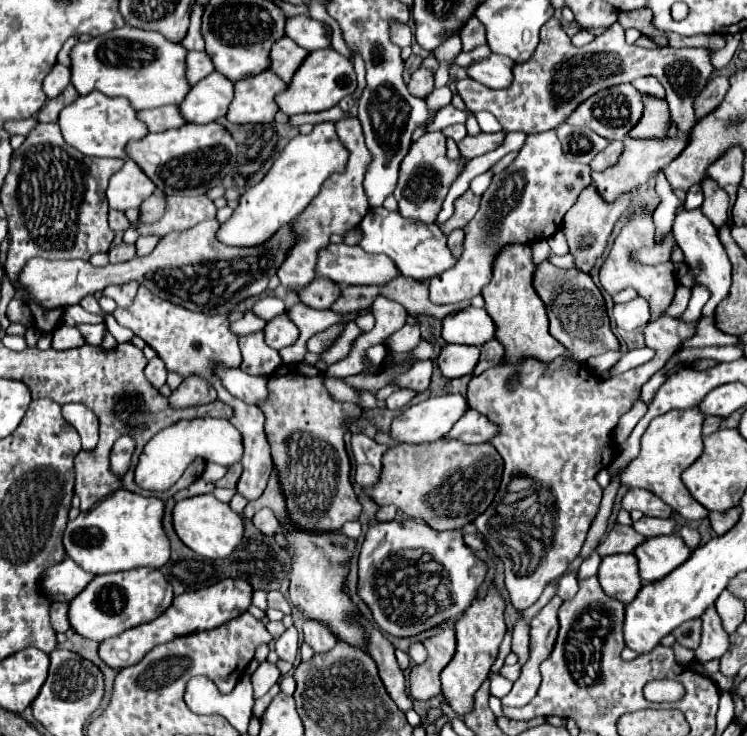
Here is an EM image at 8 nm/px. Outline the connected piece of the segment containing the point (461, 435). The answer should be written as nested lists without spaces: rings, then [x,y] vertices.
[[[469,409],[453,427],[453,431],[447,437],[461,439],[465,443],[489,443],[497,435],[499,427],[489,421],[489,417],[483,417],[479,411]]]

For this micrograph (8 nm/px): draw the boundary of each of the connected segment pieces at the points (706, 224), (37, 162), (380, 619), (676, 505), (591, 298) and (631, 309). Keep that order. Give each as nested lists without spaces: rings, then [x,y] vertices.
[[[701,209],[695,211],[683,211],[675,217],[673,223],[673,237],[677,241],[677,245],[683,249],[685,253],[685,263],[689,267],[689,271],[693,273],[695,285],[707,287],[711,293],[711,299],[705,303],[703,307],[703,315],[713,315],[715,307],[727,297],[729,287],[731,287],[731,263],[727,259],[727,253],[723,249],[723,243],[719,241],[717,235],[717,227],[701,213]]]
[[[37,123],[31,129],[25,143],[13,151],[11,169],[5,177],[1,189],[1,203],[7,213],[9,223],[9,251],[5,271],[15,283],[15,275],[19,267],[31,257],[43,259],[89,259],[95,253],[107,253],[115,233],[107,225],[109,205],[105,199],[105,191],[111,175],[115,175],[123,167],[123,159],[91,159],[79,155],[73,147],[67,147],[57,123]]]
[[[401,519],[375,523],[369,527],[359,555],[359,597],[367,603],[381,631],[395,637],[413,637],[437,623],[457,617],[477,597],[477,589],[485,577],[485,563],[479,561],[463,543],[459,531],[435,531],[423,521]]]
[[[695,407],[691,411],[671,411],[661,417],[655,417],[651,425],[647,427],[643,439],[641,439],[641,453],[637,459],[633,459],[625,471],[621,473],[621,485],[627,489],[647,489],[653,491],[661,501],[673,507],[681,517],[687,521],[699,521],[707,519],[709,511],[697,503],[687,487],[681,481],[683,469],[687,469],[701,453],[703,453],[703,441],[701,441],[701,423],[703,413]]]
[[[543,261],[533,273],[533,287],[539,299],[545,303],[551,335],[567,347],[573,359],[585,363],[593,355],[601,355],[609,349],[619,349],[619,341],[609,329],[603,295],[589,273],[583,273],[581,269],[561,269],[549,261]]]
[[[635,297],[627,303],[617,303],[613,307],[613,317],[615,317],[615,323],[619,329],[633,331],[633,329],[649,323],[649,319],[651,319],[649,303],[641,297]]]

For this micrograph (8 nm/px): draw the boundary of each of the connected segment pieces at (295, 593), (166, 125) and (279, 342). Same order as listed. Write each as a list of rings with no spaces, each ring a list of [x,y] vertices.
[[[275,473],[273,477],[269,479],[269,485],[267,485],[267,491],[255,499],[255,501],[249,501],[241,513],[243,519],[251,519],[261,507],[271,507],[281,523],[281,529],[287,537],[287,543],[289,543],[289,555],[293,559],[293,573],[291,573],[291,585],[289,585],[289,599],[291,603],[303,613],[303,617],[307,619],[319,619],[319,621],[325,621],[331,631],[337,635],[337,639],[341,641],[347,641],[355,647],[361,647],[365,649],[365,631],[355,625],[355,623],[349,623],[347,621],[347,615],[355,609],[355,603],[349,601],[349,597],[341,591],[341,585],[343,585],[343,579],[347,575],[347,565],[349,565],[349,559],[355,551],[355,541],[347,539],[341,531],[337,533],[307,533],[307,531],[299,531],[299,527],[291,525],[287,521],[287,513],[285,513],[285,503],[283,503],[283,495],[279,491],[279,483],[275,481]]]
[[[167,105],[167,107],[159,107],[159,109],[139,111],[137,119],[147,125],[149,133],[167,131],[167,129],[173,129],[173,127],[181,127],[185,123],[185,119],[179,115],[177,105]]]
[[[279,313],[273,319],[269,319],[263,333],[265,333],[265,343],[277,351],[295,343],[299,337],[297,325],[285,313]]]

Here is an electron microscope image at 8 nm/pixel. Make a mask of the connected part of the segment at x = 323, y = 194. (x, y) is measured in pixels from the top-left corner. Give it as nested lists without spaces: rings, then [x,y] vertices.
[[[351,117],[351,119],[337,121],[337,135],[339,135],[339,141],[343,143],[343,147],[349,151],[347,167],[343,173],[333,173],[325,179],[325,183],[321,185],[321,191],[313,197],[313,201],[305,207],[305,211],[293,223],[293,231],[299,237],[299,241],[287,251],[287,257],[277,271],[277,277],[281,279],[281,285],[287,291],[293,291],[295,287],[303,287],[315,277],[317,253],[319,253],[319,249],[329,245],[329,235],[333,235],[333,233],[345,235],[369,211],[369,203],[367,203],[367,197],[363,191],[363,171],[365,171],[367,163],[371,161],[371,155],[363,143],[363,131],[361,131],[359,119]]]

